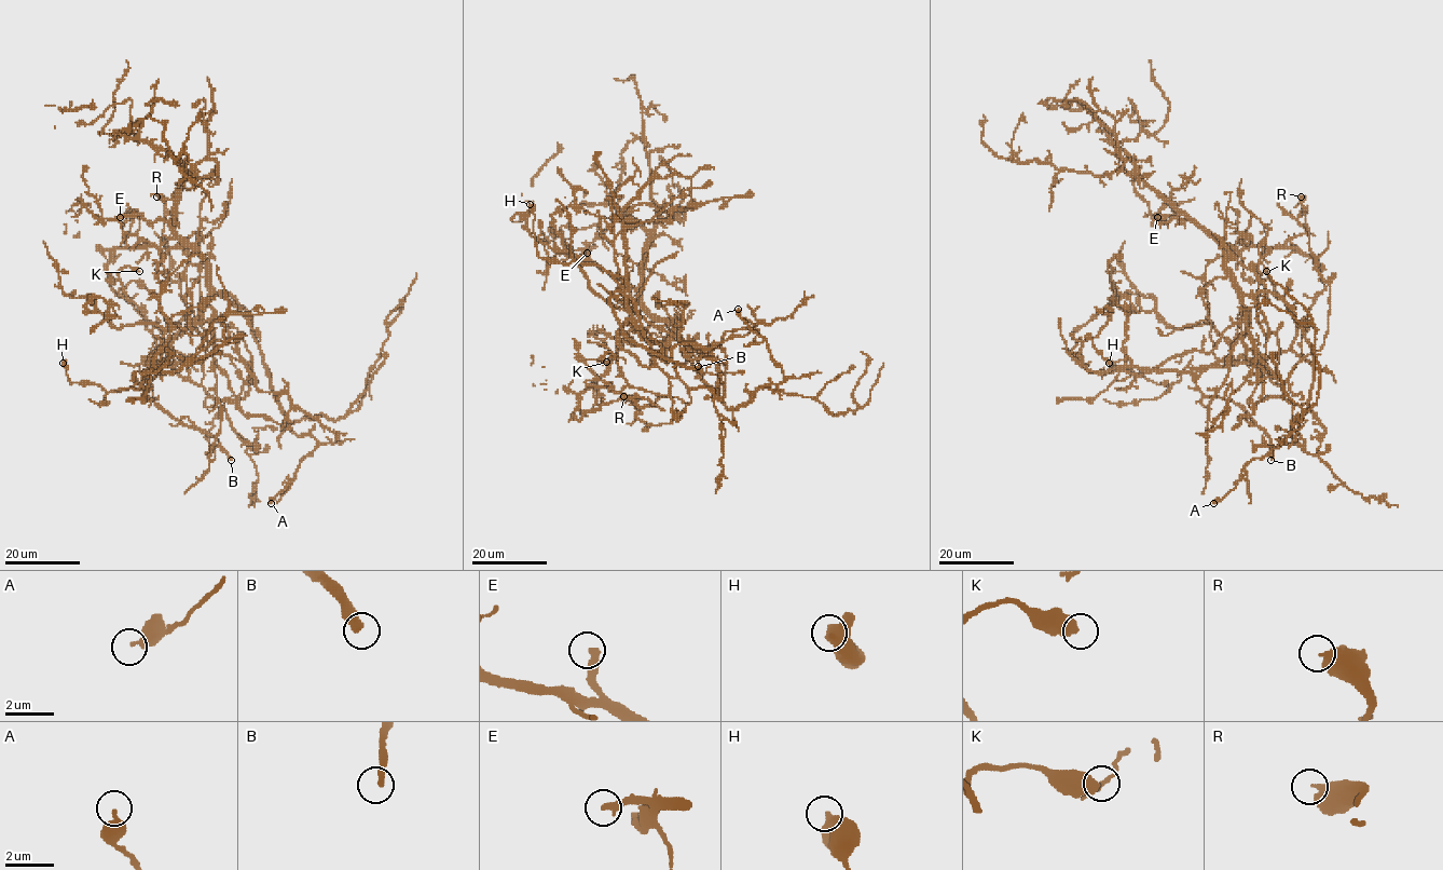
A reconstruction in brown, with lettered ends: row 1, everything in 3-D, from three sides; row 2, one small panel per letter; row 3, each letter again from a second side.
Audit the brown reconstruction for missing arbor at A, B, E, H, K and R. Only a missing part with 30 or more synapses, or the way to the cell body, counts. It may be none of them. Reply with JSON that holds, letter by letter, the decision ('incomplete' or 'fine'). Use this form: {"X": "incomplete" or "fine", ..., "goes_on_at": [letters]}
{"A": "fine", "B": "incomplete", "E": "incomplete", "H": "fine", "K": "fine", "R": "fine", "goes_on_at": ["B", "E"]}

